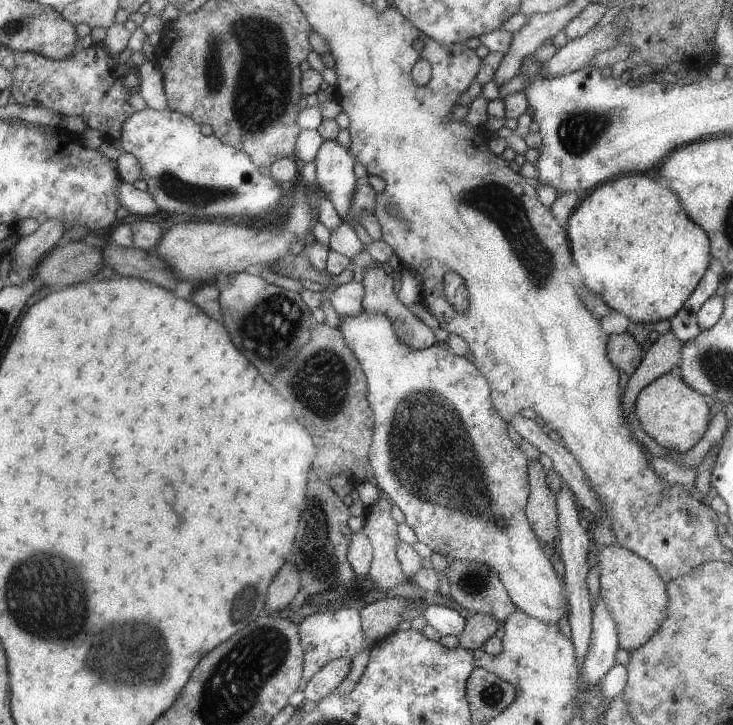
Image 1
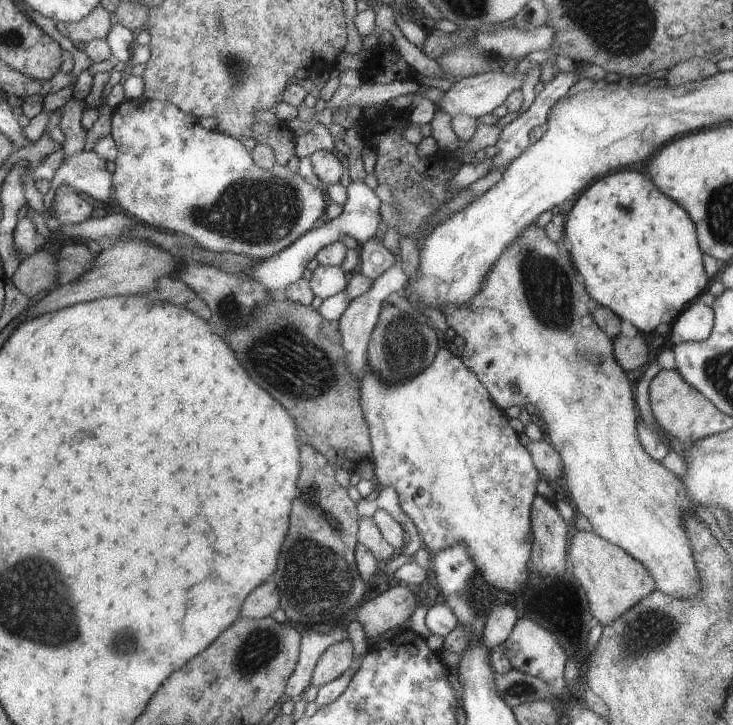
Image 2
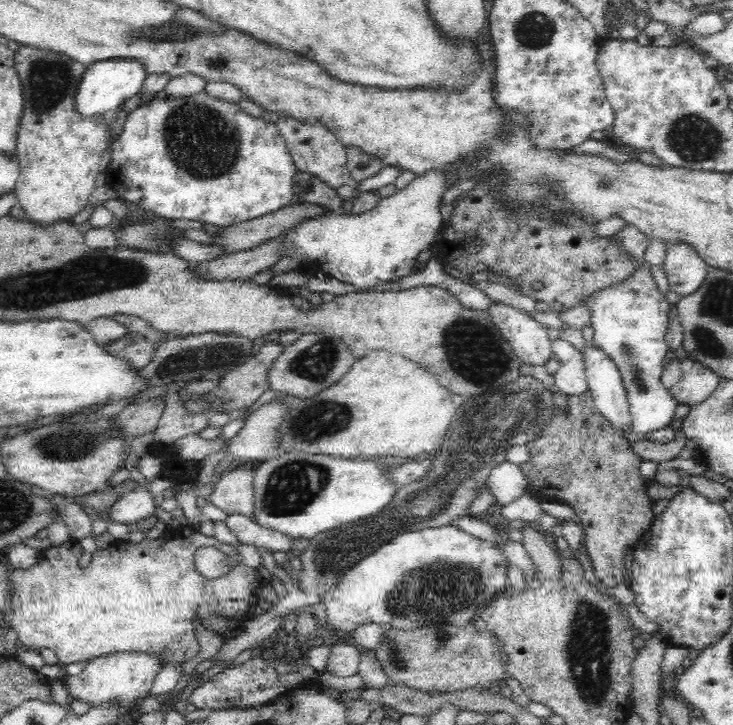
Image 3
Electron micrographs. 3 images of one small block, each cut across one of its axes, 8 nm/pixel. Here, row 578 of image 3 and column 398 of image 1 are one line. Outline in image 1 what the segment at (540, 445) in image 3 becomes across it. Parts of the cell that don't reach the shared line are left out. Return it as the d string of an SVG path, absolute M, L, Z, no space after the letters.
M396 596L378 600L360 609L362 630L368 644L377 644L398 631L399 624L410 618L413 609L411 604L409 600Z

